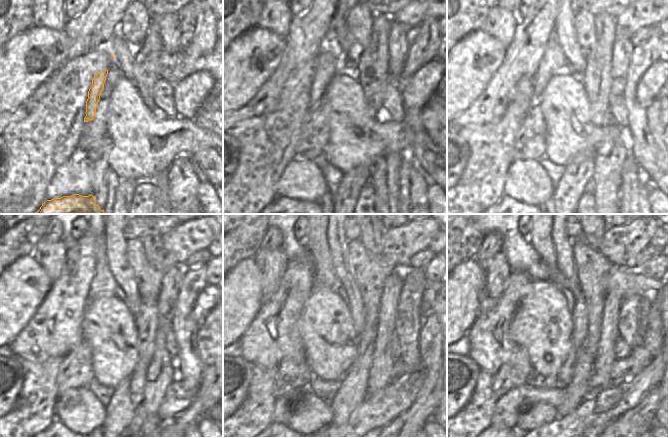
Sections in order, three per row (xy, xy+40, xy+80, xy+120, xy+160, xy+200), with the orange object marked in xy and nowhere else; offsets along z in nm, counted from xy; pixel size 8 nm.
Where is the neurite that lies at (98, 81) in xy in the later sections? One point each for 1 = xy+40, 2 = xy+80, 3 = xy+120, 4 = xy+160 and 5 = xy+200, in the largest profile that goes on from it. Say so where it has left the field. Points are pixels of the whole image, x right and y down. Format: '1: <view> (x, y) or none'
1: xy+40 (328, 64)
2: xy+80 (553, 62)
3: xy+120 (103, 283)
4: xy+160 (325, 276)
5: xy+200 (545, 249)

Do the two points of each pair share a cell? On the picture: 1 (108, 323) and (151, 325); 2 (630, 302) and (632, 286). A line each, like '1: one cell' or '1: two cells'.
1: two cells
2: two cells

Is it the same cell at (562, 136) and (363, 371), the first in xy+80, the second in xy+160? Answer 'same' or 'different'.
different

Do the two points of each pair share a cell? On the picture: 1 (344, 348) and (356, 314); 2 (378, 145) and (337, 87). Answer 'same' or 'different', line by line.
1: different
2: same

